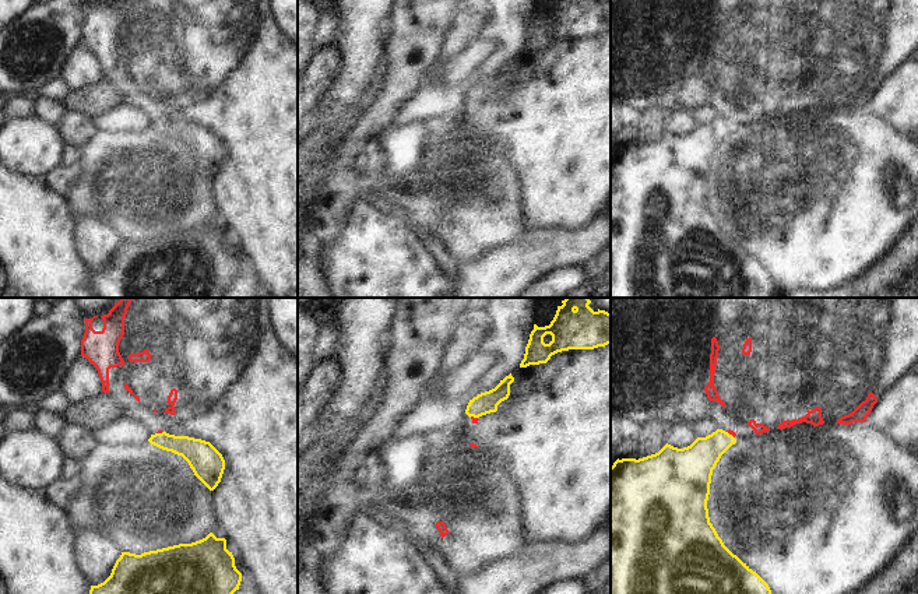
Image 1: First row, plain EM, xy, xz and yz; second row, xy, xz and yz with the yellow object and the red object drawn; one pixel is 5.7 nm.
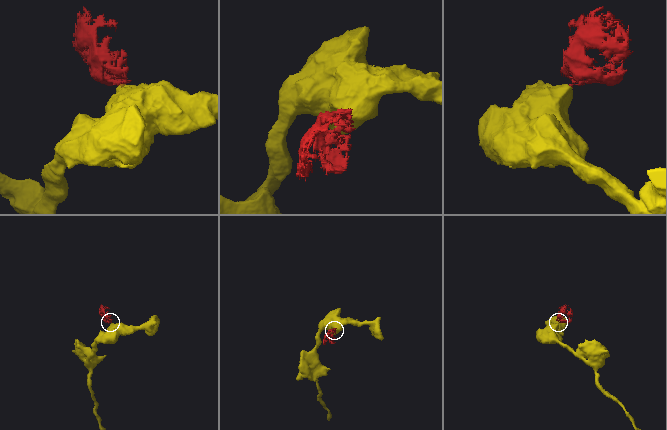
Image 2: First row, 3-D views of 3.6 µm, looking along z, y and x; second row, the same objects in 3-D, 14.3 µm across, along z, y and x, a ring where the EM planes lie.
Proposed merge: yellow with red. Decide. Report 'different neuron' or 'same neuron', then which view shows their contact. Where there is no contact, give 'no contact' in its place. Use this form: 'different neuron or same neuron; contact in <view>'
different neuron; contact in yz

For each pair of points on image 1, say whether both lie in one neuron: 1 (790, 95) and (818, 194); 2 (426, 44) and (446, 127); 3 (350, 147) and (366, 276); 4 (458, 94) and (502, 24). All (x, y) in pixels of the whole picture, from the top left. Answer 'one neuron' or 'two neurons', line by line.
1: two neurons
2: two neurons
3: two neurons
4: one neuron

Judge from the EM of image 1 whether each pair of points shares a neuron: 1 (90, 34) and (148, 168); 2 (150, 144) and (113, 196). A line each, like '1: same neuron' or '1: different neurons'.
1: different neurons
2: same neuron

